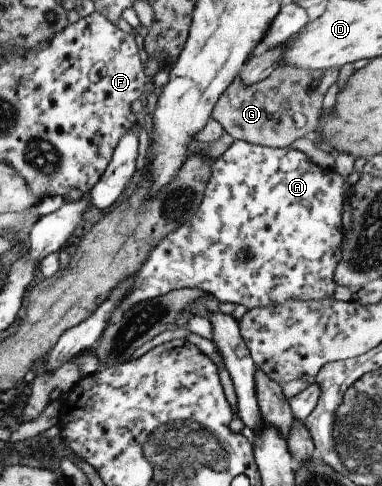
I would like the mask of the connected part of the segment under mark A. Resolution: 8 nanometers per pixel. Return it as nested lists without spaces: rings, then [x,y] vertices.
[[[234,140],[213,161],[211,176],[196,213],[150,250],[133,277],[131,288],[117,303],[110,322],[138,302],[182,288],[196,288],[213,295],[219,302],[244,305],[248,310],[286,300],[330,298],[336,286],[333,271],[339,260],[342,201],[349,201],[352,192],[353,187],[347,186],[346,177],[319,167],[303,152]]]

